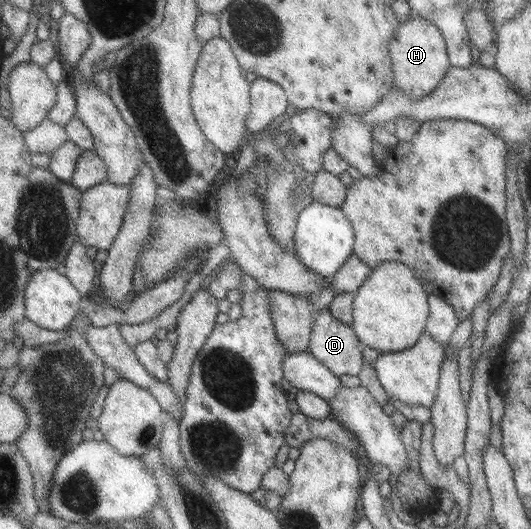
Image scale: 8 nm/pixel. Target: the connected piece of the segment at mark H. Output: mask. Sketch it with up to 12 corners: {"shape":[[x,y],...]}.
{"shape":[[410,17],[387,52],[391,87],[413,100],[450,67],[433,23]]}

